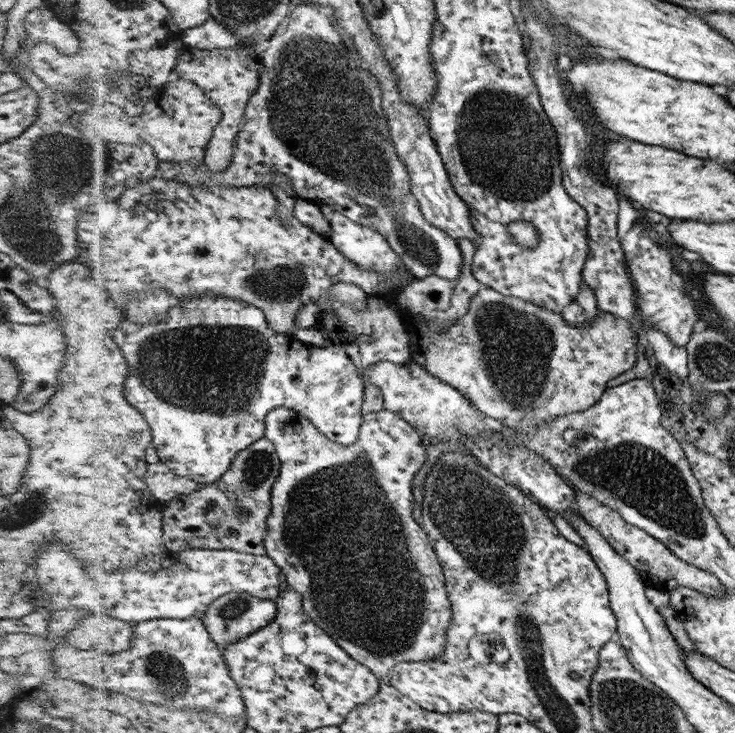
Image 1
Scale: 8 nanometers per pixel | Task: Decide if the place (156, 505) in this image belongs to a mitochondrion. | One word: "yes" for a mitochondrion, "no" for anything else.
no

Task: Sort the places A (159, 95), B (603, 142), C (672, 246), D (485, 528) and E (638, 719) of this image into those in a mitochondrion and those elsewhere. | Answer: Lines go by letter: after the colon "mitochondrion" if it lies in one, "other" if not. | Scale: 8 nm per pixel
A: other
B: other
C: other
D: mitochondrion
E: mitochondrion

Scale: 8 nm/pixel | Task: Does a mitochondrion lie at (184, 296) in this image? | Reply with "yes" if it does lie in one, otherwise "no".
no

